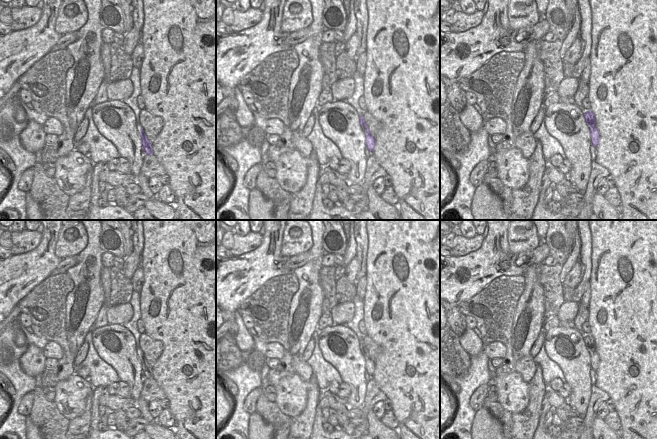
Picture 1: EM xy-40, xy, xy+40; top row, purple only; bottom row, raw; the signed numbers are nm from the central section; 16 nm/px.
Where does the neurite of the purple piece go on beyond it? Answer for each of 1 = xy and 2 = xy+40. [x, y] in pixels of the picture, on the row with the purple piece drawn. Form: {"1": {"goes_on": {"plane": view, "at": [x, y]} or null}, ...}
{"1": {"goes_on": null}, "2": {"goes_on": null}}

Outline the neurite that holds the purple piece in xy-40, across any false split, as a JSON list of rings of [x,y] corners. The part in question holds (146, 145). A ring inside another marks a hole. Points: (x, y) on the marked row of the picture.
[[[142,127],[142,133],[140,134],[140,137],[142,142],[142,149],[145,151],[146,155],[153,154],[152,144],[148,140],[146,134],[144,133],[143,127]]]

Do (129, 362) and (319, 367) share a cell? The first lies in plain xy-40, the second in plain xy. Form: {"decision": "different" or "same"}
{"decision": "different"}

